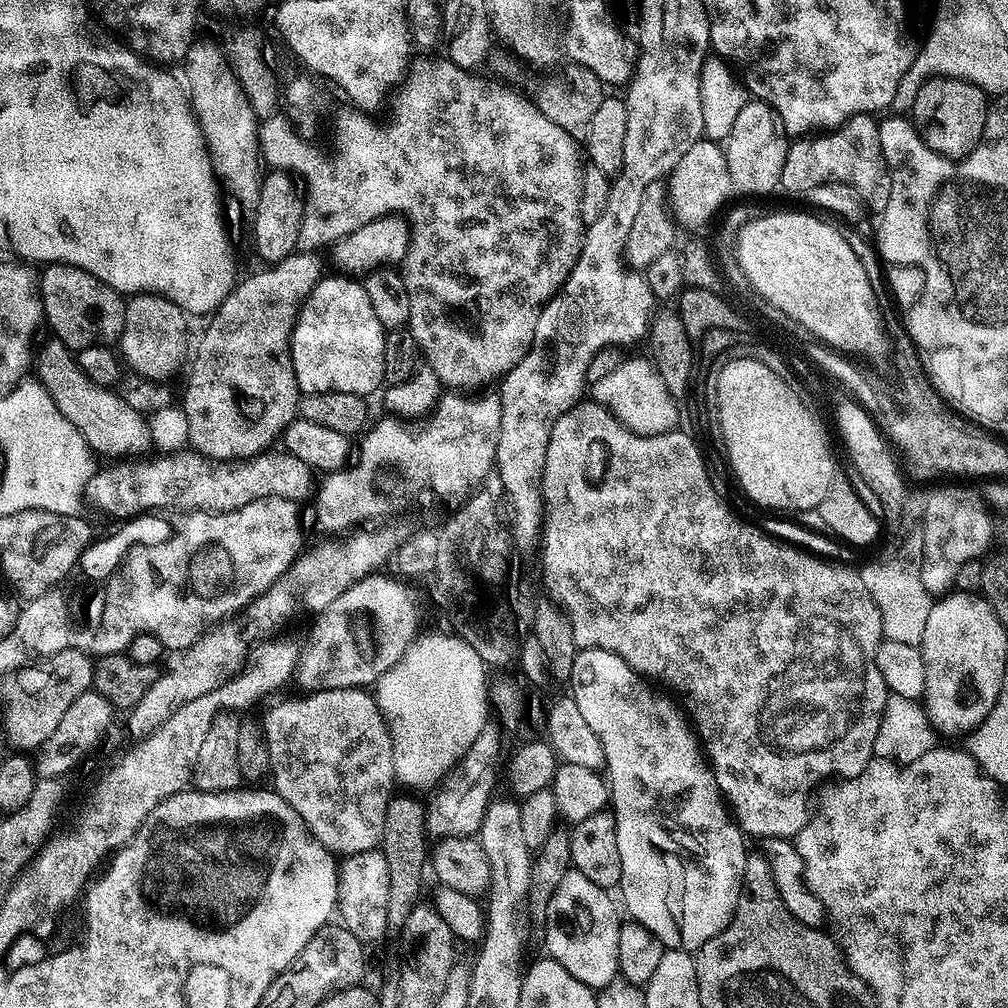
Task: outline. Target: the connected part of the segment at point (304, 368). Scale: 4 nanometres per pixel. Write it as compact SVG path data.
M325 275L300 307L300 315L296 317L292 331L292 361L301 393L313 396L323 392L345 392L371 397L371 392L384 384L385 335L382 322L378 322L370 306L370 298L366 298L363 283L359 279L347 280L344 276Z

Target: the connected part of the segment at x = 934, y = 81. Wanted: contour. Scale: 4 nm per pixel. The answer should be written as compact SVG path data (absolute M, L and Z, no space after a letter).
M933 76L925 82L922 90L918 90L918 98L914 98L914 106L910 109L910 119L930 150L951 160L961 160L977 148L984 136L989 103L989 93L970 82Z

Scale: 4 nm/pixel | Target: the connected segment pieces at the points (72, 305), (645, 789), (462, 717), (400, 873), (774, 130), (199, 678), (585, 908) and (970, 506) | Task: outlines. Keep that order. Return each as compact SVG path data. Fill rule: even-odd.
M49 264L39 273L40 301L44 307L44 320L52 327L51 335L63 342L67 348L79 350L90 346L112 346L119 341L124 329L125 297L116 292L106 282L94 278L86 270L69 264Z
M597 648L579 649L574 658L574 670L570 681L570 695L574 702L578 702L578 710L590 725L590 730L602 742L604 751L604 768L610 781L610 811L616 817L616 837L618 838L618 854L622 858L622 878L618 885L618 892L624 895L628 903L628 912L633 921L646 926L652 935L664 945L665 949L679 948L681 952L695 953L710 938L714 938L722 930L728 928L734 910L738 906L738 894L742 886L742 874L746 866L749 849L744 849L745 833L740 831L739 824L730 815L730 809L720 791L716 776L712 773L712 766L708 763L702 745L690 723L689 717L682 711L681 705L671 695L663 691L655 692L653 685L645 677L631 668L618 654L610 654L610 650ZM640 856L648 856L648 861L640 860Z
M451 631L436 632L433 636L421 635L416 643L409 648L408 652L402 659L393 666L393 668L384 674L380 680L377 680L374 685L374 695L376 704L379 705L380 711L384 713L384 719L388 722L388 731L392 734L392 745L394 746L394 754L396 755L396 779L402 785L409 784L412 788L428 788L440 784L444 776L459 762L472 747L474 740L486 729L489 723L488 712L490 716L490 676L487 676L486 665L477 651L464 642L462 637L453 634Z
M397 793L387 804L386 821L383 822L383 838L380 846L385 856L389 870L388 896L388 924L391 929L403 929L410 910L419 901L418 894L422 884L422 872L427 863L426 842L428 842L426 828L425 801L418 800L406 794Z
M749 99L748 104L742 106L742 111L738 113L738 118L734 122L734 127L730 130L728 139L723 141L722 144L726 166L730 166L730 178L732 179L733 189L737 193L749 192L752 196L764 196L767 192L777 191L780 188L782 166L786 163L789 143L790 137L784 131L784 124L772 107L765 104L762 100Z
M225 622L214 630L214 634L206 634L193 642L189 648L179 653L176 665L169 672L161 673L160 677L146 690L142 696L142 702L135 704L127 713L128 732L133 736L133 741L145 740L174 710L181 708L186 702L194 698L200 698L202 694L208 694L243 665L246 655L250 650L250 640L244 637L242 629L236 622Z
M573 870L566 874L566 878L562 878L558 890L554 890L554 898L550 898L548 908L542 917L544 944L548 947L547 955L557 960L578 982L584 983L586 987L593 990L608 987L613 980L617 979L620 970L618 934L622 917L616 913L616 904L608 896L611 895L605 889L594 886L594 882L586 878L586 874Z
M936 488L925 498L922 509L924 561L918 564L922 582L931 594L948 594L953 591L958 570L962 570L966 562L980 560L993 547L992 535L996 532L993 513L976 488Z

